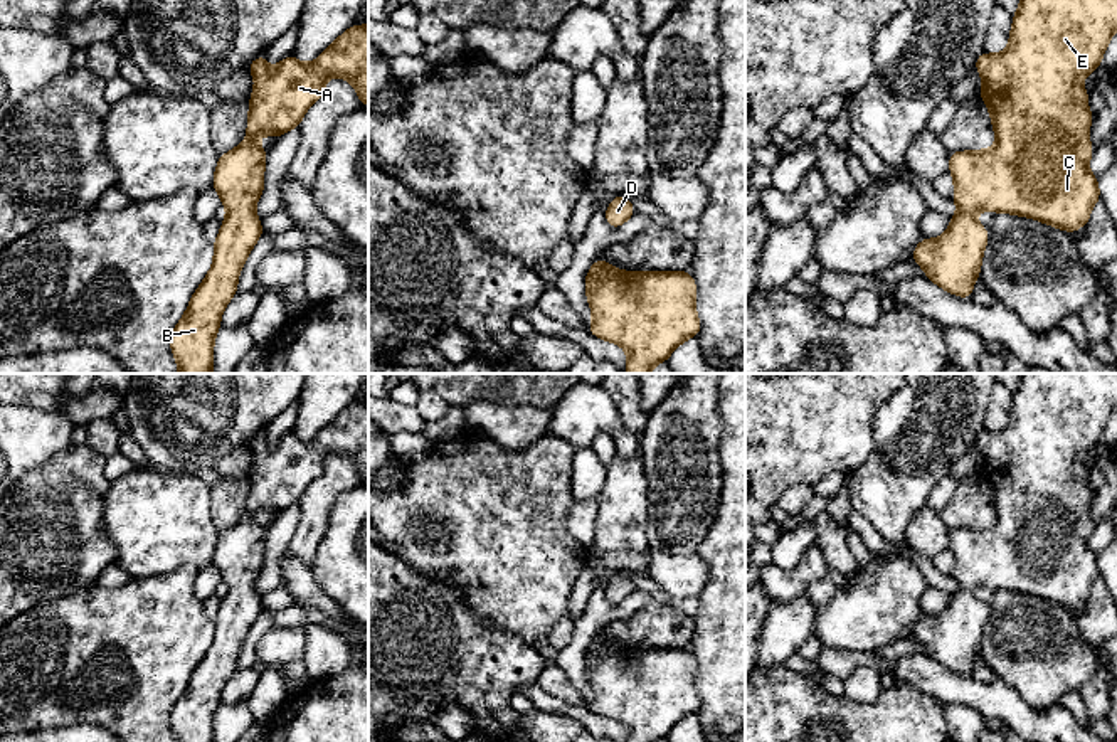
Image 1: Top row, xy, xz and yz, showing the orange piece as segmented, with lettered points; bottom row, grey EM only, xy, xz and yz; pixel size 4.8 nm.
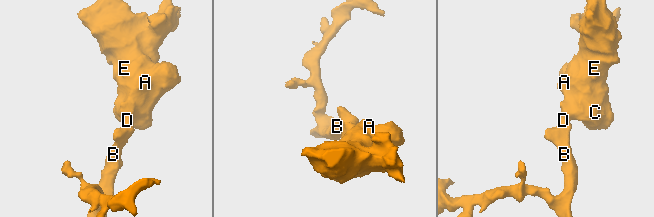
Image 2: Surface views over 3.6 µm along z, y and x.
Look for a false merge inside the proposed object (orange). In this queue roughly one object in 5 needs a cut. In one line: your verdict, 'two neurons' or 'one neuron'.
one neuron

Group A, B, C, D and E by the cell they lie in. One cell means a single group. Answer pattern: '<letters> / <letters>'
A B C D E

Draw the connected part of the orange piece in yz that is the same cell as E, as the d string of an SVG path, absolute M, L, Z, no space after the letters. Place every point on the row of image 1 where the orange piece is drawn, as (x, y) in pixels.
M1019 0L1008 49L976 57L976 71L982 76L979 96L989 109L996 145L950 151L952 200L959 212L950 217L944 236L924 237L910 257L925 269L929 281L971 299L989 236L974 219L977 210L1031 217L1070 234L1088 225L1100 192L1098 178L1087 167L1095 150L1087 138L1095 114L1087 108L1090 94L1080 81L1100 67L1115 32L1117 0Z

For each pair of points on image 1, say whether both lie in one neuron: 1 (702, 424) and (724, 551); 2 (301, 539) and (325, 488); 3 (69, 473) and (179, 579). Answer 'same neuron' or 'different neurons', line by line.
1: different neurons
2: same neuron
3: different neurons

